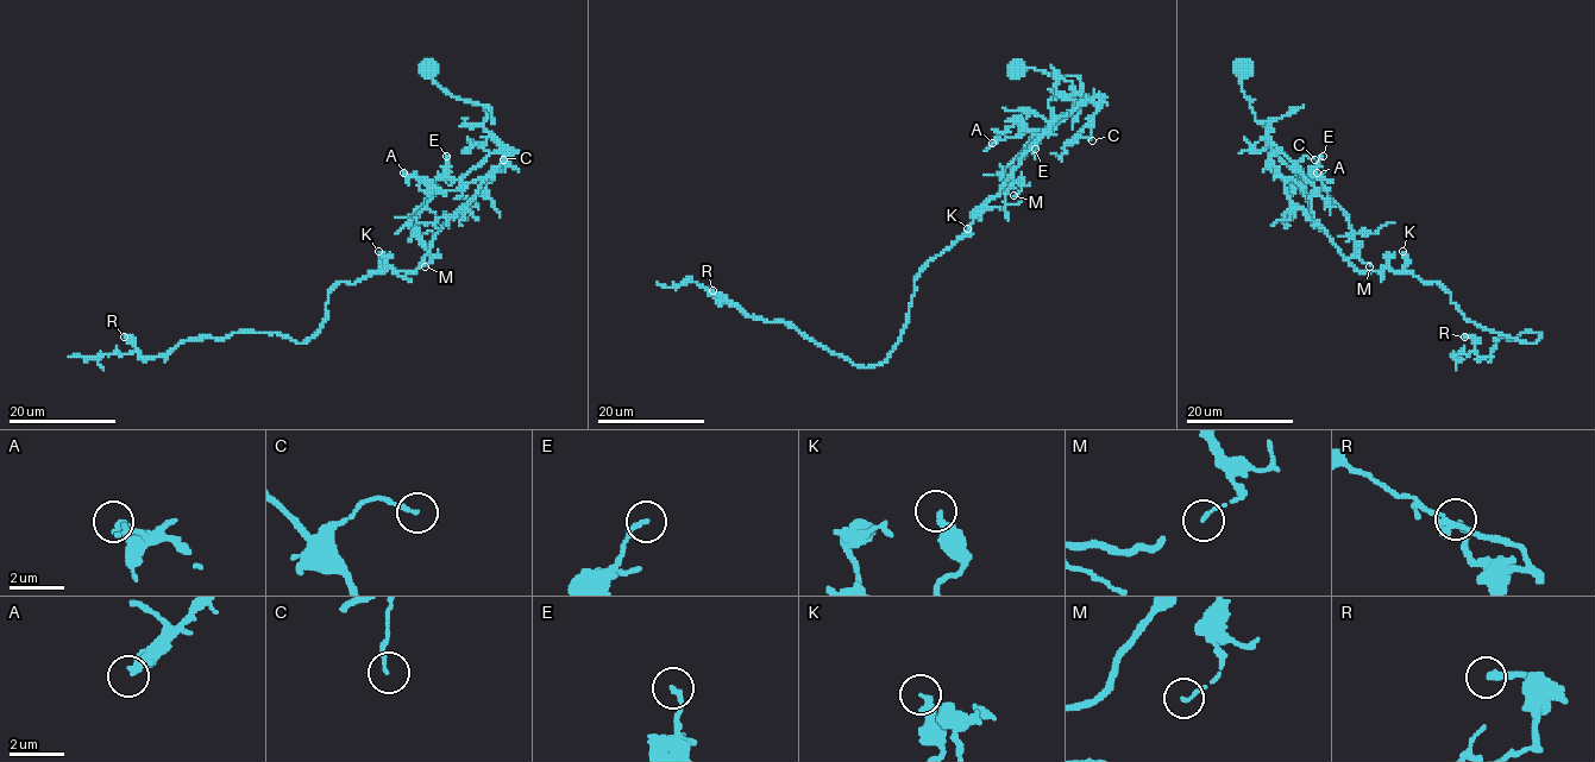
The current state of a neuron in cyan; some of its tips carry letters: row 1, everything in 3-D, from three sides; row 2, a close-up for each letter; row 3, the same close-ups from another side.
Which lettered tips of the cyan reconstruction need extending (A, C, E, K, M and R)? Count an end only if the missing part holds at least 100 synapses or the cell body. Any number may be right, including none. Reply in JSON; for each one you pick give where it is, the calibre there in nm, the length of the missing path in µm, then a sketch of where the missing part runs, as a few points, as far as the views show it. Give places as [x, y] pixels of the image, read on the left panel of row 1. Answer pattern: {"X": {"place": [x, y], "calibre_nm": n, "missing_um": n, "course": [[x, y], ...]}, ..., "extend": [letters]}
{"extend": []}

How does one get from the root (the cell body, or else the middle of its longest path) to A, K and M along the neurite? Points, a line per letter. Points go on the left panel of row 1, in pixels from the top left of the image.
A: (429, 69), (450, 93), (491, 111), (494, 121), (488, 117), (483, 127), (506, 157), (454, 190), (403, 172)
K: (429, 69), (450, 93), (491, 111), (483, 127), (506, 159), (414, 271), (382, 271), (378, 251)
M: (429, 69), (450, 93), (491, 111), (483, 127), (500, 149), (459, 178), (440, 175), (414, 213), (425, 266)

